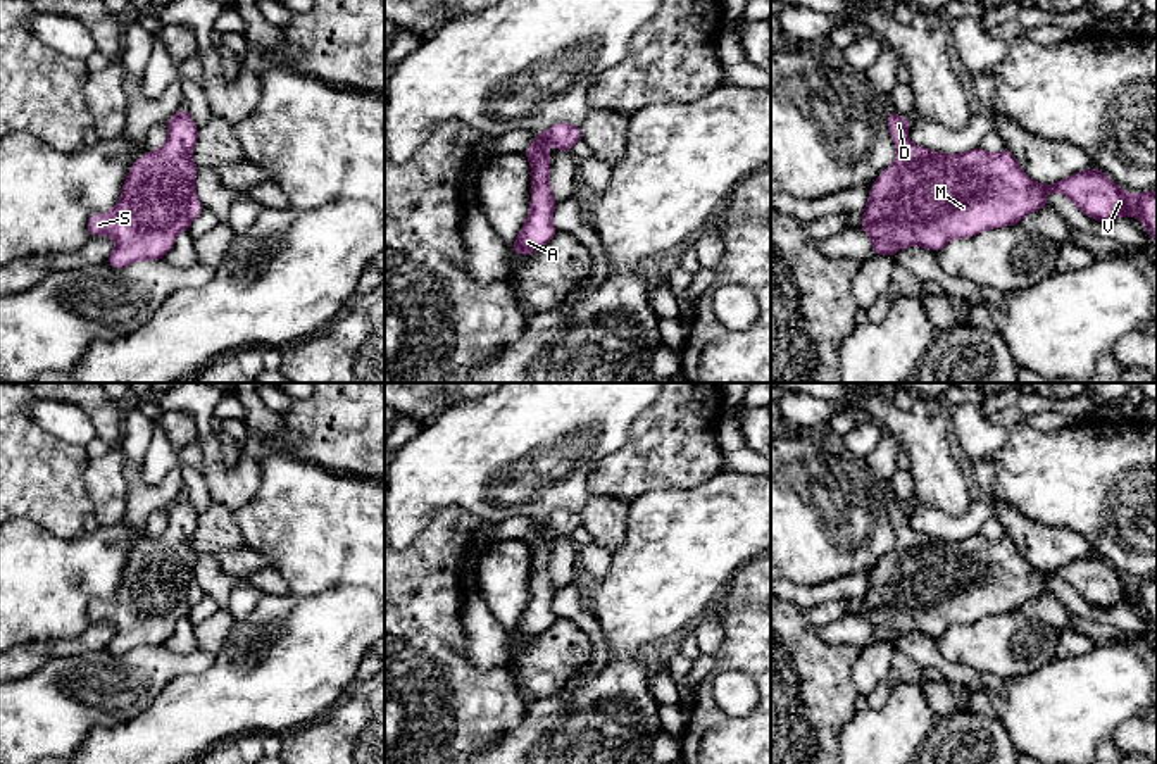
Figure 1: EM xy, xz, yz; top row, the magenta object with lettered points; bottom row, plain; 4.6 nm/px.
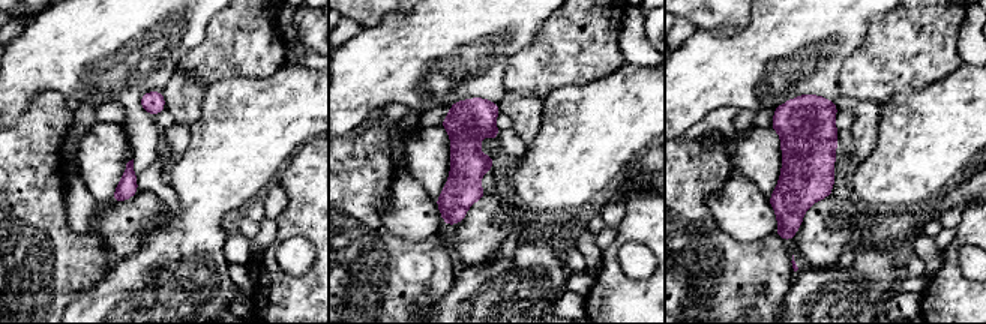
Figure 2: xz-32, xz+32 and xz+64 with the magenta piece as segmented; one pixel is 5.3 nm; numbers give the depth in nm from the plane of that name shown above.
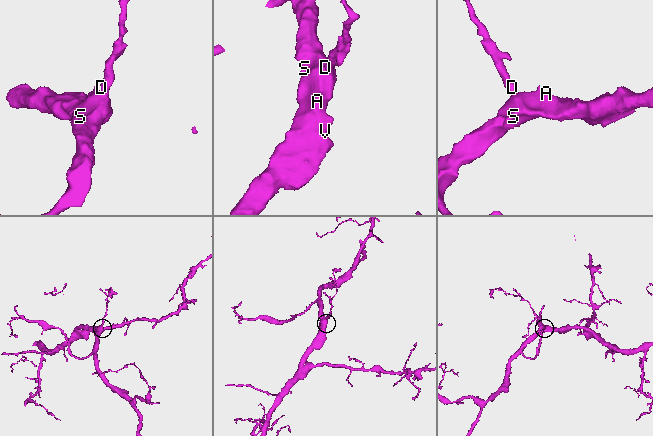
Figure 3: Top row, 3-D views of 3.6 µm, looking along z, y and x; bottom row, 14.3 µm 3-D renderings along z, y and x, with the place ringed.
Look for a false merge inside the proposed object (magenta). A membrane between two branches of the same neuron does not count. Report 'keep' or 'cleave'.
keep

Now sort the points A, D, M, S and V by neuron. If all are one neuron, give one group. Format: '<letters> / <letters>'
A D M S V

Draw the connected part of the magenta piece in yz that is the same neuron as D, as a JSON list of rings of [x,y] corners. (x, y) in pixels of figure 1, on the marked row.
[[[890,109],[888,131],[897,145],[897,157],[872,183],[862,212],[862,231],[874,243],[872,255],[893,257],[905,247],[940,252],[955,238],[973,238],[991,228],[1016,226],[1029,212],[1047,209],[1047,193],[1064,193],[1083,214],[1109,222],[1135,216],[1143,222],[1157,247],[1157,190],[1129,195],[1095,166],[1052,185],[1033,181],[1004,147],[1000,153],[973,148],[964,153],[941,153],[909,141],[910,119]]]

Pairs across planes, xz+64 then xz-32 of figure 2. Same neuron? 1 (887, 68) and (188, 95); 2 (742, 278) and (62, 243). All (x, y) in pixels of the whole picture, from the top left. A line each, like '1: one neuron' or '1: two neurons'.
1: two neurons
2: one neuron

